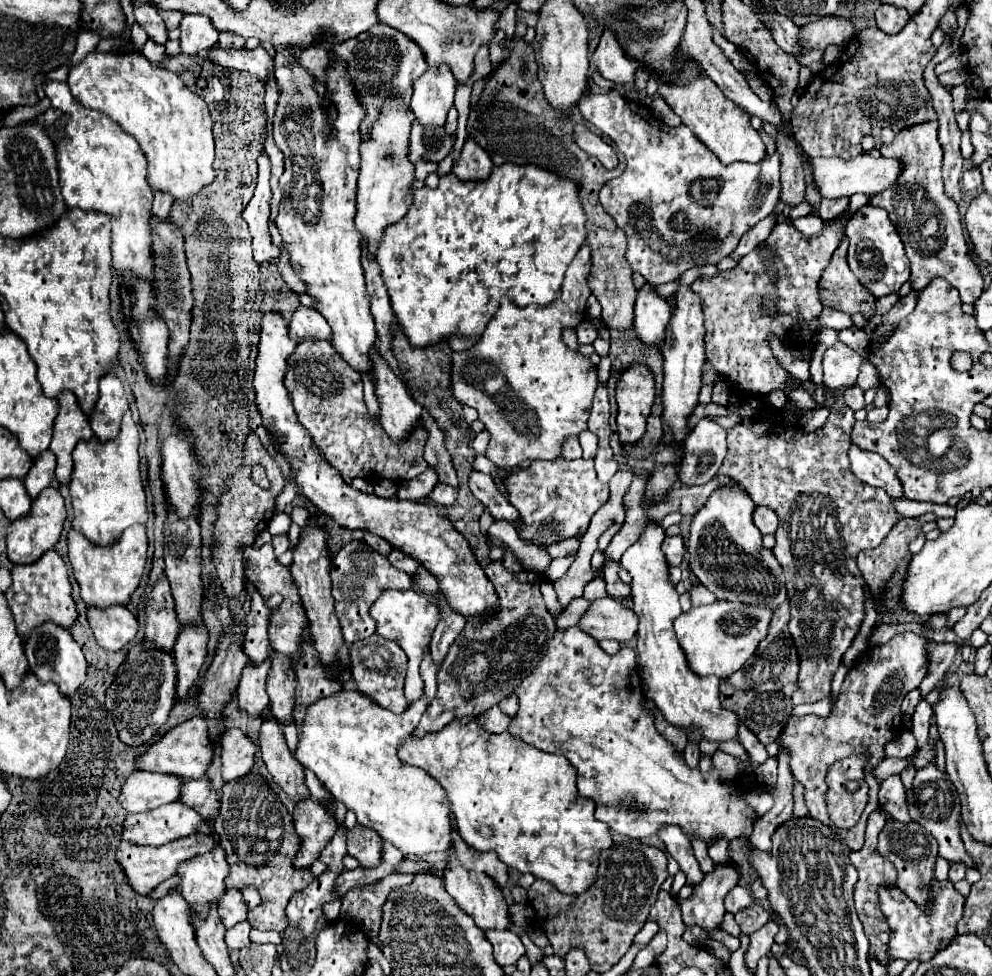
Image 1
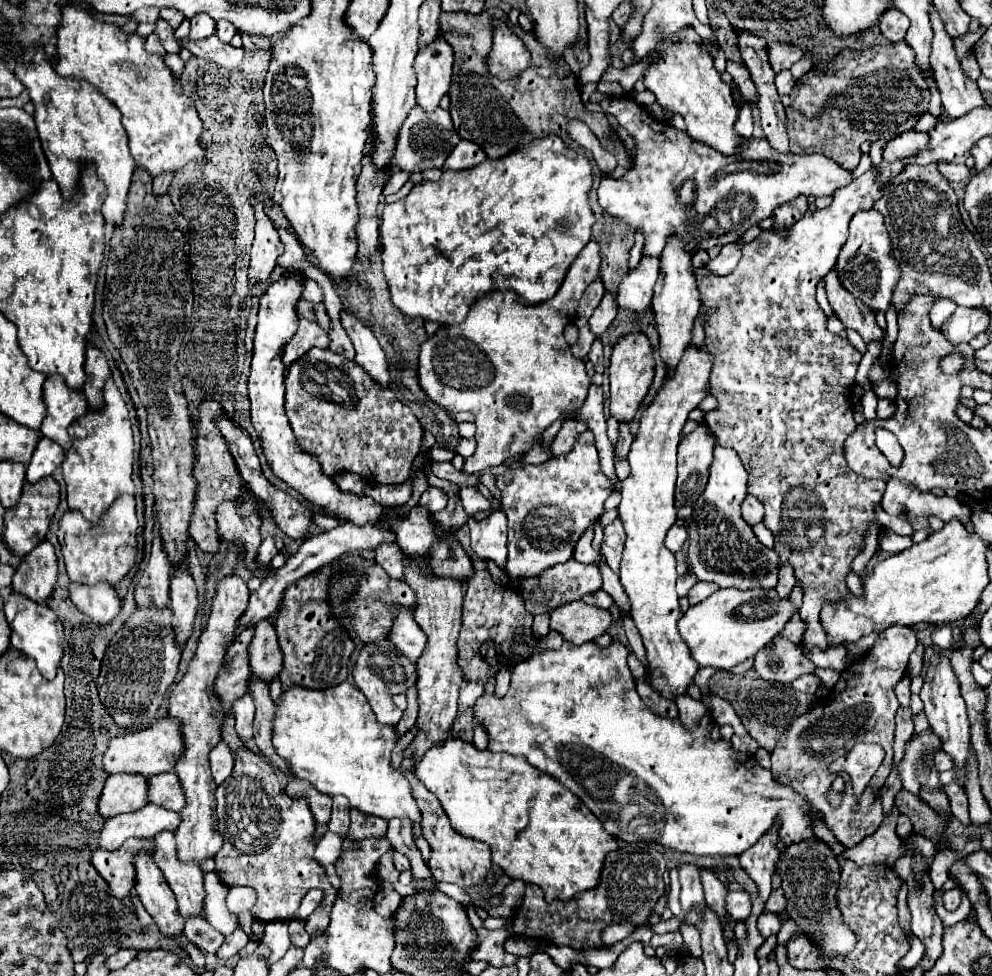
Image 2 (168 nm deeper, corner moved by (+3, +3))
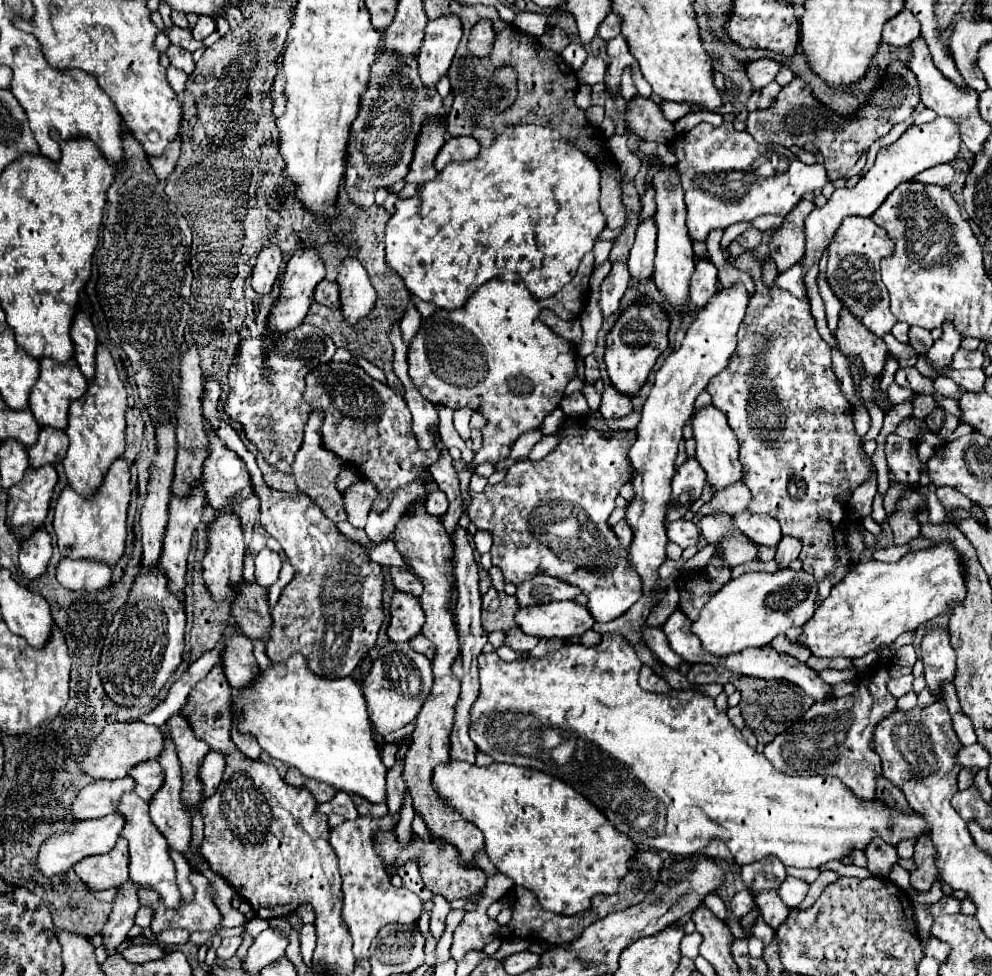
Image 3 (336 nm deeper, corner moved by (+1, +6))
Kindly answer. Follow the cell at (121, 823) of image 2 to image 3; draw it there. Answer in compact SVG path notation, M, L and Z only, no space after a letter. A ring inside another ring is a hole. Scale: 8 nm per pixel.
M119 813L113 815L105 815L101 819L91 819L91 821L79 821L77 825L73 825L73 829L65 835L53 835L49 837L43 845L41 851L37 855L37 865L43 871L45 877L53 877L57 873L67 871L71 865L75 865L77 861L81 861L83 857L89 855L99 855L99 853L109 853L117 839L121 837L121 829L125 825L125 817Z

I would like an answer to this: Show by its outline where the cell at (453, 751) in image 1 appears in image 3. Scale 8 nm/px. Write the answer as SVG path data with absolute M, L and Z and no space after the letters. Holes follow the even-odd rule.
M449 761L435 767L433 787L441 791L441 799L445 799L449 807L457 807L465 819L481 829L485 835L485 853L497 871L513 879L515 885L533 891L541 907L553 913L575 915L589 909L593 895L615 893L619 879L627 873L627 861L637 851L637 847L625 835L621 835L607 821L607 817L569 783L537 769L507 763L491 763L487 767L479 767L467 761Z

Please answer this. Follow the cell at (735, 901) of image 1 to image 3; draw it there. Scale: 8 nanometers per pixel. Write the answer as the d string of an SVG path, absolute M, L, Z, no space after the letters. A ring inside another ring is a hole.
M747 889L743 891L737 891L731 899L731 911L735 917L743 917L745 913L749 913L753 909L753 897Z

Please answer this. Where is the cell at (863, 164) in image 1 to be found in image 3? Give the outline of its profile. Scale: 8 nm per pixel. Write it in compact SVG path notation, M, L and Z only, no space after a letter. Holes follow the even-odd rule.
M699 123L689 133L675 137L669 143L671 153L677 157L677 171L687 205L687 229L693 241L707 241L707 235L713 229L727 229L733 223L753 221L759 215L787 215L793 205L809 191L823 189L827 183L827 171L821 163L807 165L793 151L781 145L761 145L747 131L735 131L731 123L723 123L721 127L713 127L709 123Z

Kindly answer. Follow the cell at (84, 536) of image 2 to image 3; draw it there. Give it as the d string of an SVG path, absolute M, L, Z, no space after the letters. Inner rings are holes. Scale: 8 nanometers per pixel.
M115 461L93 499L83 499L71 487L65 487L55 505L55 535L63 559L89 559L115 567L125 553L127 541L127 509L131 499L131 475L125 461Z

